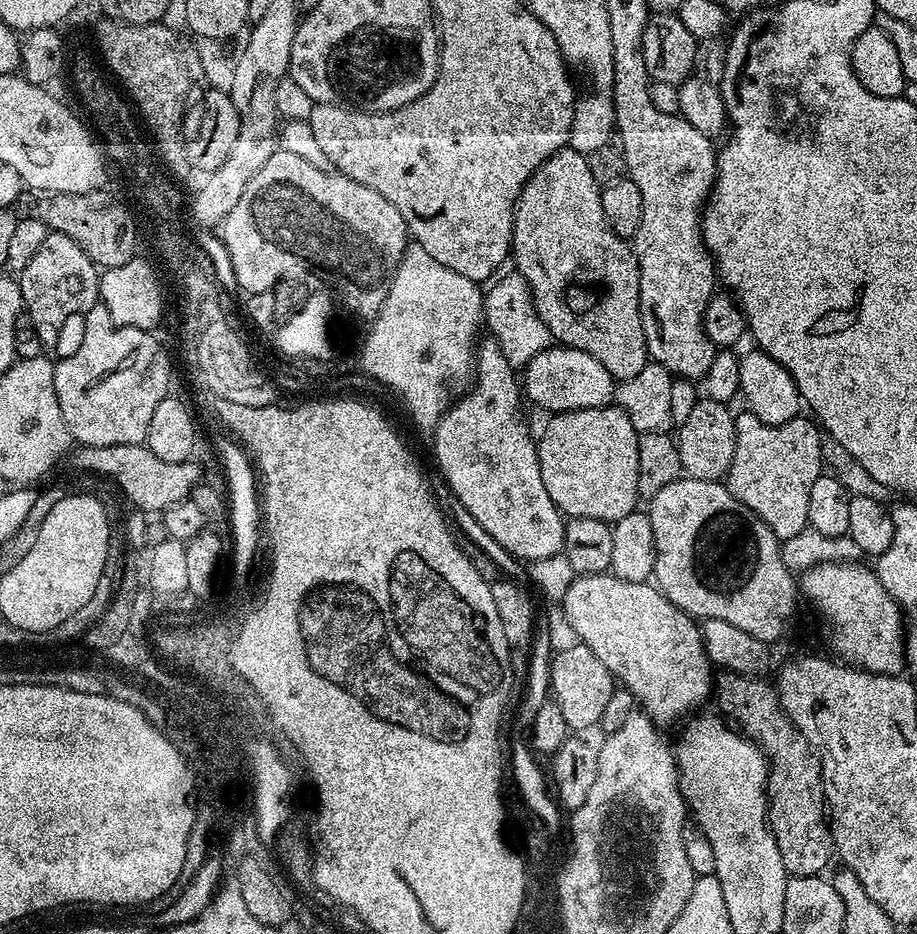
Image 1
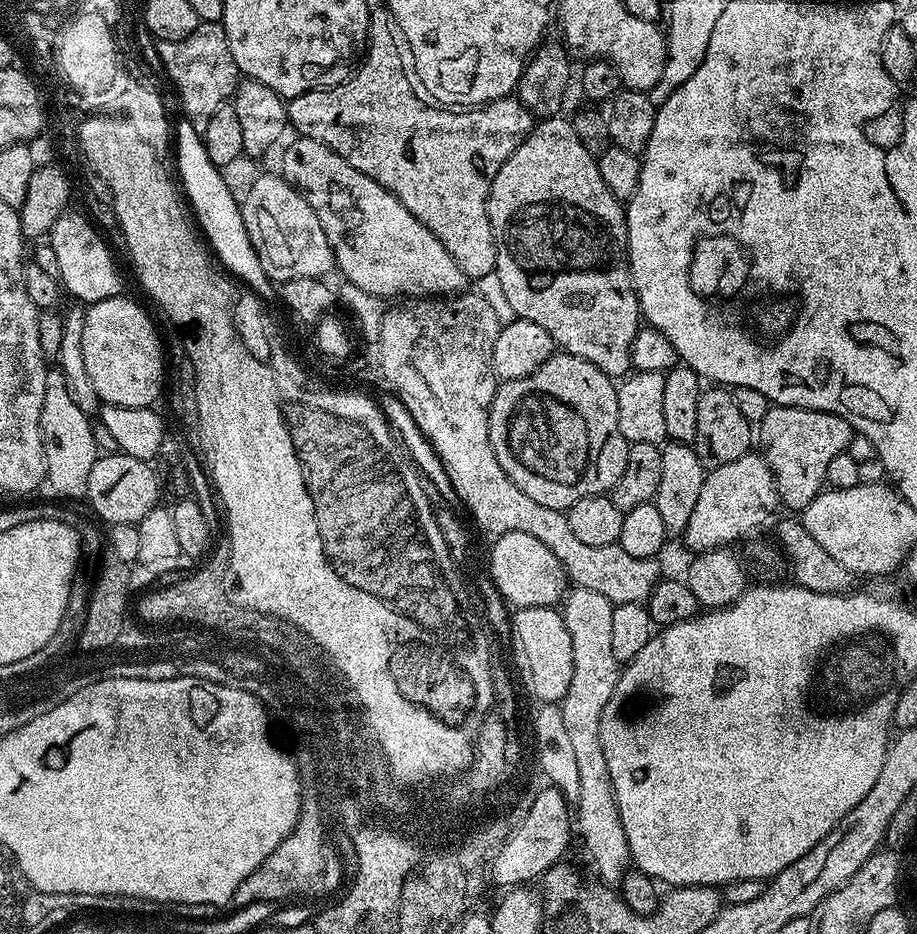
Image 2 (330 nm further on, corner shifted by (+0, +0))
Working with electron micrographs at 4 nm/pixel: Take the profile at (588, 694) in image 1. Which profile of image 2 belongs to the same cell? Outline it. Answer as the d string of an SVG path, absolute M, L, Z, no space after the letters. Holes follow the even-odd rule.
M526 606L511 613L511 643L520 651L520 660L528 671L528 688L540 704L560 704L570 678L574 678L574 642L566 630L564 613L559 607Z

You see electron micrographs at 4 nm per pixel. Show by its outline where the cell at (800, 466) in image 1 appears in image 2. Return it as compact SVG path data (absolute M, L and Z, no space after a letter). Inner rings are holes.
M769 407L766 418L758 425L758 444L761 444L764 461L770 466L772 477L776 483L776 494L781 505L803 510L814 502L814 498L825 487L826 466L839 452L847 452L854 433L846 418L835 416L829 412L819 412L813 408Z

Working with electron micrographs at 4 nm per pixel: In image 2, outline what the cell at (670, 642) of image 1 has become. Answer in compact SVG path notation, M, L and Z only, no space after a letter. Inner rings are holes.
M507 532L495 537L491 541L492 553L486 556L486 568L490 573L490 580L495 584L497 591L509 605L516 608L526 606L546 606L547 608L559 605L566 595L566 577L564 567L534 538L534 534L521 532Z

